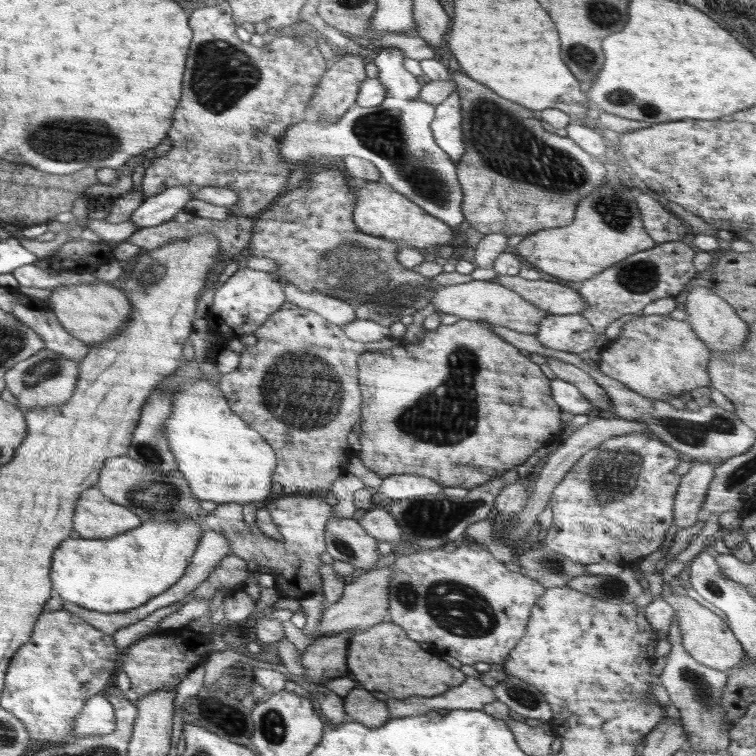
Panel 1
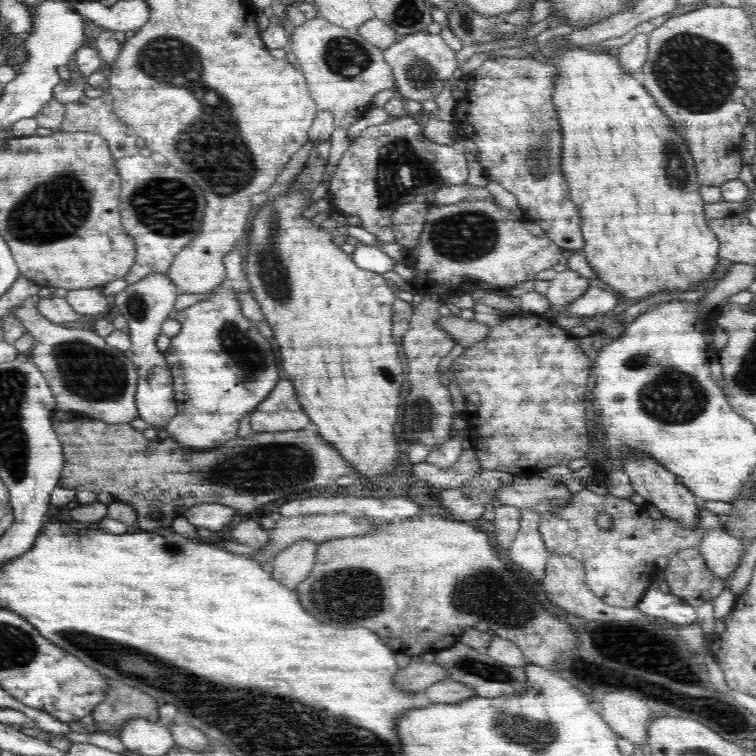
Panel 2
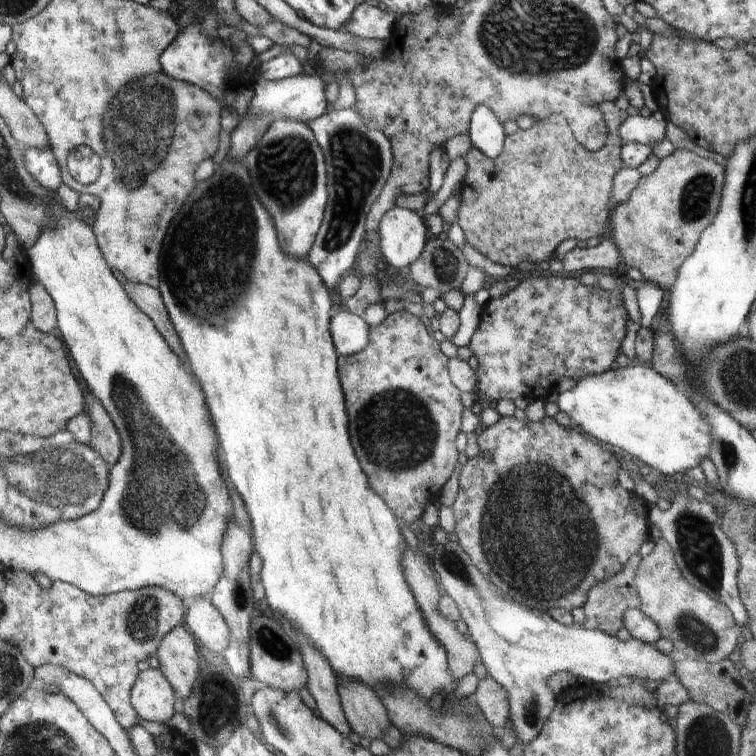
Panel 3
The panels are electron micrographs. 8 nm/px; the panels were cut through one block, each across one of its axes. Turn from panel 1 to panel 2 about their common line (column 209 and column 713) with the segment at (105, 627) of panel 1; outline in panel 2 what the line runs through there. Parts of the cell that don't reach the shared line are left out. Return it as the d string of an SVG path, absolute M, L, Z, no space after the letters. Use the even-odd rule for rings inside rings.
M714 529L703 538L697 550L716 578L726 578L737 568L745 554L746 543L724 529Z

